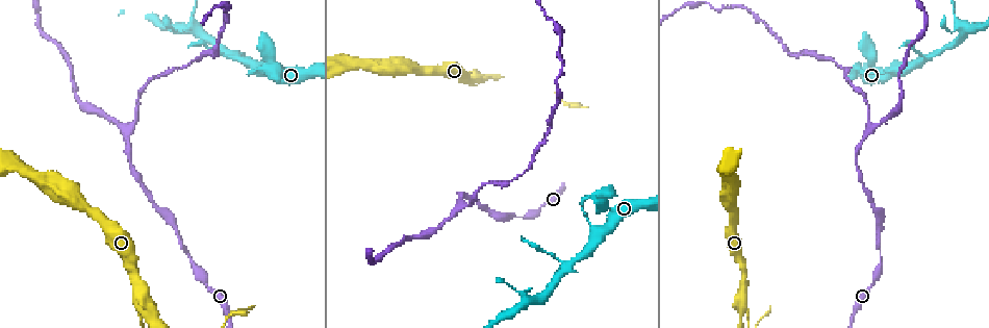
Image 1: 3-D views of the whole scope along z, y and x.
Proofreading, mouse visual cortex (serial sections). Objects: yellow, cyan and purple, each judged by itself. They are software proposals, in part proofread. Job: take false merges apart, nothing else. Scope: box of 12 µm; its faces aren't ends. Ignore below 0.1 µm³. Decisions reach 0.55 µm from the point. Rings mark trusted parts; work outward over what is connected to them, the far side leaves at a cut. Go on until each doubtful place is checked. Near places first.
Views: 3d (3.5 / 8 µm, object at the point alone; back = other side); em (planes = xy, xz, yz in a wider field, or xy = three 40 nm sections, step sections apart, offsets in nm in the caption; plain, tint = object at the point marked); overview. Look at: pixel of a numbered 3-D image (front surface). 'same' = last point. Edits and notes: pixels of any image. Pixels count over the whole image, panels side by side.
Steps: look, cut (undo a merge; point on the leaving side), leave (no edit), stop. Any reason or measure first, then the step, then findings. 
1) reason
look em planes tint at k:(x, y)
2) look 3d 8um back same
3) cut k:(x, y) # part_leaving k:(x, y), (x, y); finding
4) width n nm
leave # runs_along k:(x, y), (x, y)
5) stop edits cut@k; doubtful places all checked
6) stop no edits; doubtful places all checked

arms part here
look 3d 3.5um back at 1:(197, 29)

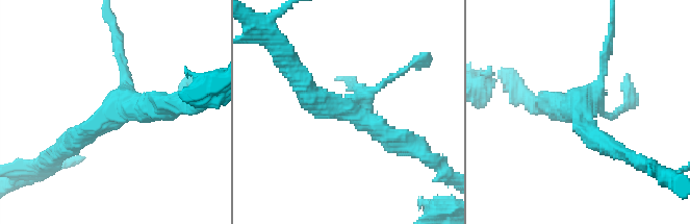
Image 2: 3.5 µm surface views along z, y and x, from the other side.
shape alone is not enough
look em planes tint at 2:(350, 109)

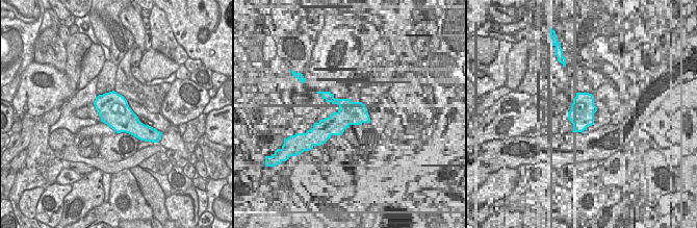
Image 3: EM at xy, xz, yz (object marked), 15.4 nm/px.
width 480 nm
leave # runs_along 2:(304, 85), (409, 146); one cell here

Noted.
three-way junction
look 3d 3.5um at 1:(461, 205)

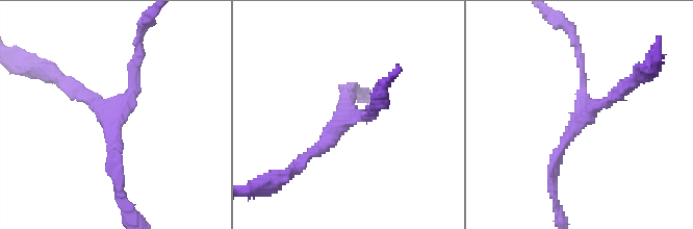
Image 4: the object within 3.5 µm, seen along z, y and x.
arms 3; arm_widths 150, 150, 200 nm; need the tissue
look em xy step 3 tint at 4:(578, 120)

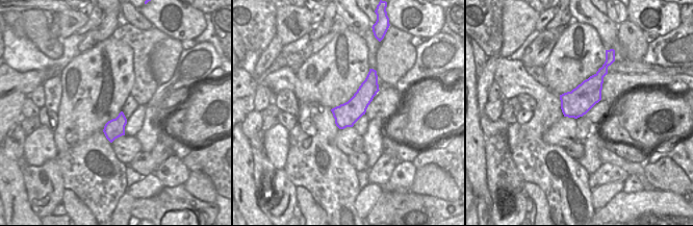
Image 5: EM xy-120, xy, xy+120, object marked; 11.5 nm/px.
look em xy step 2 tint same

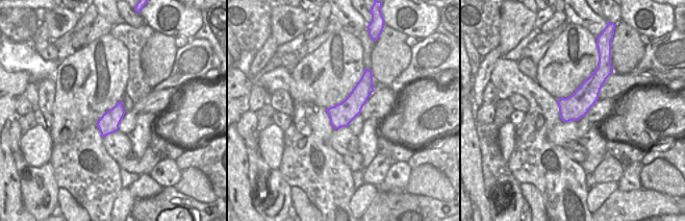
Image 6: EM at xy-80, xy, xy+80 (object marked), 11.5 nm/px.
leave # runs_along 6:(368, 72), (364, 88), (336, 126); all the same cell

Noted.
side arm on a straight run
look 3d 3.5um back at 1:(740, 301)

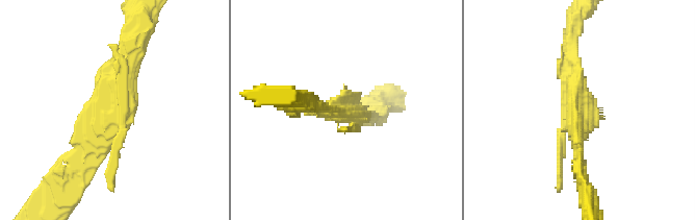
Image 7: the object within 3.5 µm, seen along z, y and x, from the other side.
arms 3; arm_widths 100, 200, 250 nm
look em xy step 1 tint at 7:(577, 107)

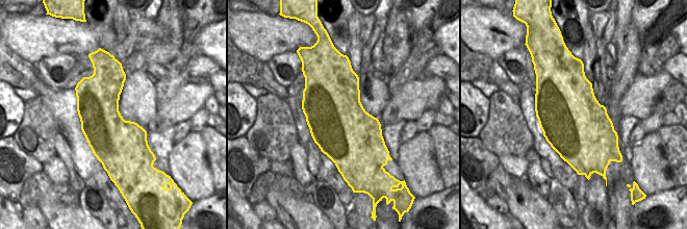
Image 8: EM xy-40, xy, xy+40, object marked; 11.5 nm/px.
leave # all the same cell

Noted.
stop no edits; doubtful places all checked

